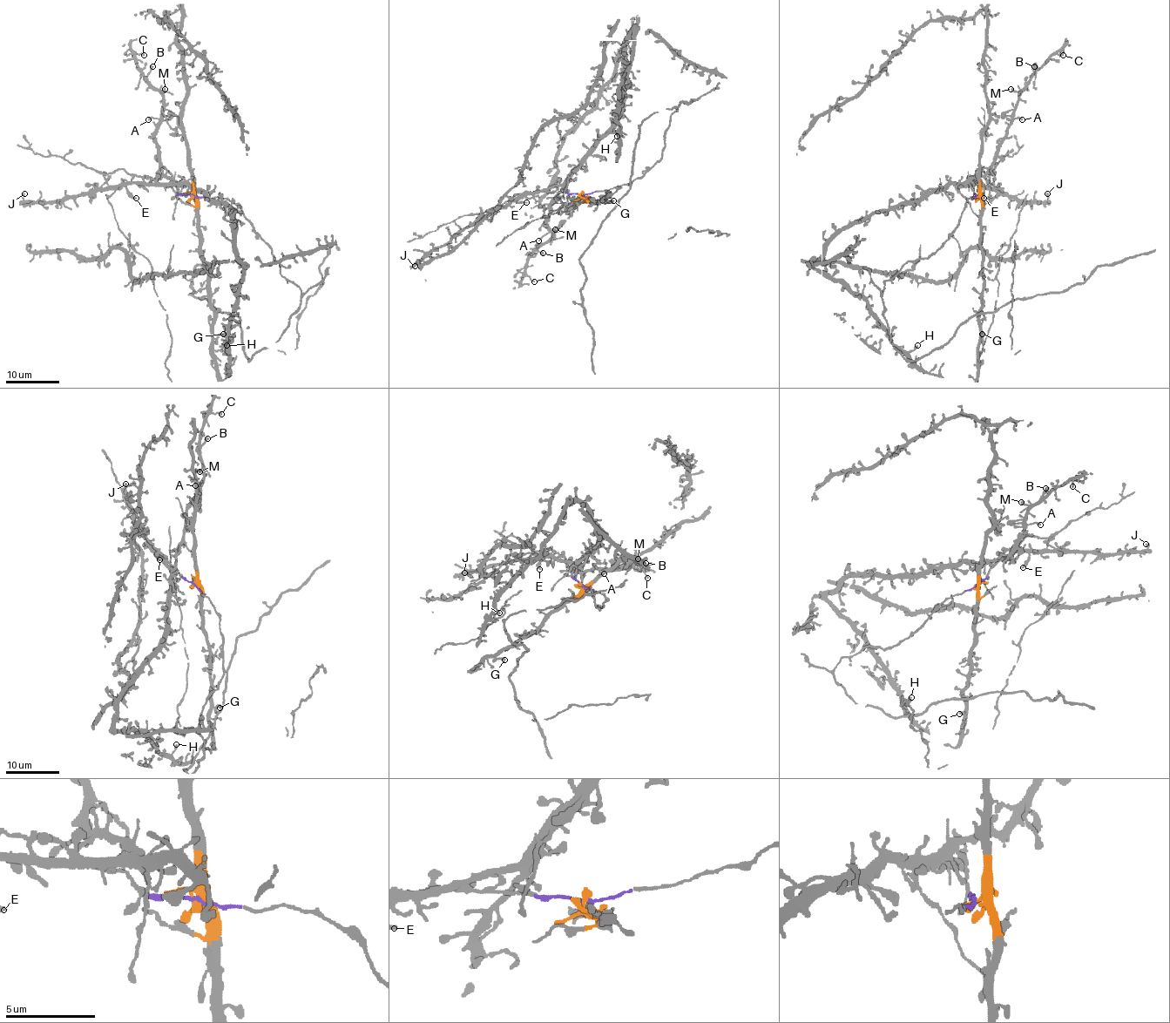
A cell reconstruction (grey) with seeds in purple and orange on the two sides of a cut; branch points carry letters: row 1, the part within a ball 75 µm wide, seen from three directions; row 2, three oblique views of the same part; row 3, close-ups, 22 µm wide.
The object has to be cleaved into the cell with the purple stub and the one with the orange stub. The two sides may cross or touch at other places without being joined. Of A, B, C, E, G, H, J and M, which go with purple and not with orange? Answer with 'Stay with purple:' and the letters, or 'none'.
Stay with purple: A, B, C, E, H, J, M

